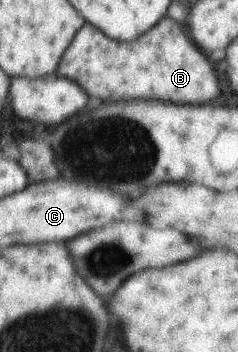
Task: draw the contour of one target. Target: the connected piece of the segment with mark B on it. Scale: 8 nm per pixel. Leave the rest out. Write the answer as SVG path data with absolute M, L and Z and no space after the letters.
M166 17L158 28L149 28L146 36L130 42L112 40L91 24L74 36L66 47L66 56L54 74L62 74L90 96L100 100L162 100L174 104L204 104L218 98L220 88L206 58L192 46L188 30Z

